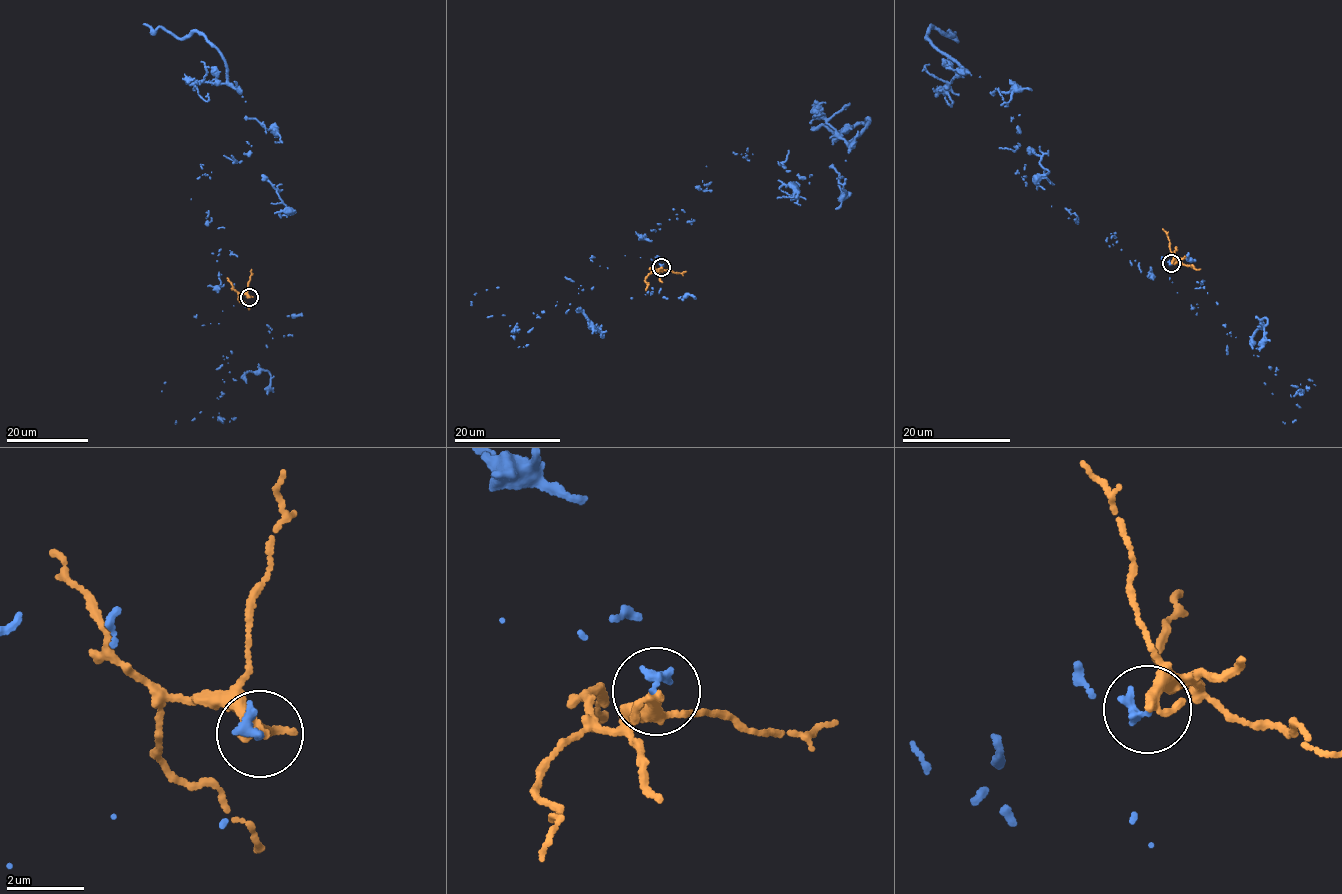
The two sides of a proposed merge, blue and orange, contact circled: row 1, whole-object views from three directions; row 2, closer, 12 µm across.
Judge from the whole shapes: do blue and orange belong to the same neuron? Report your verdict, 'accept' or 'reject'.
reject

